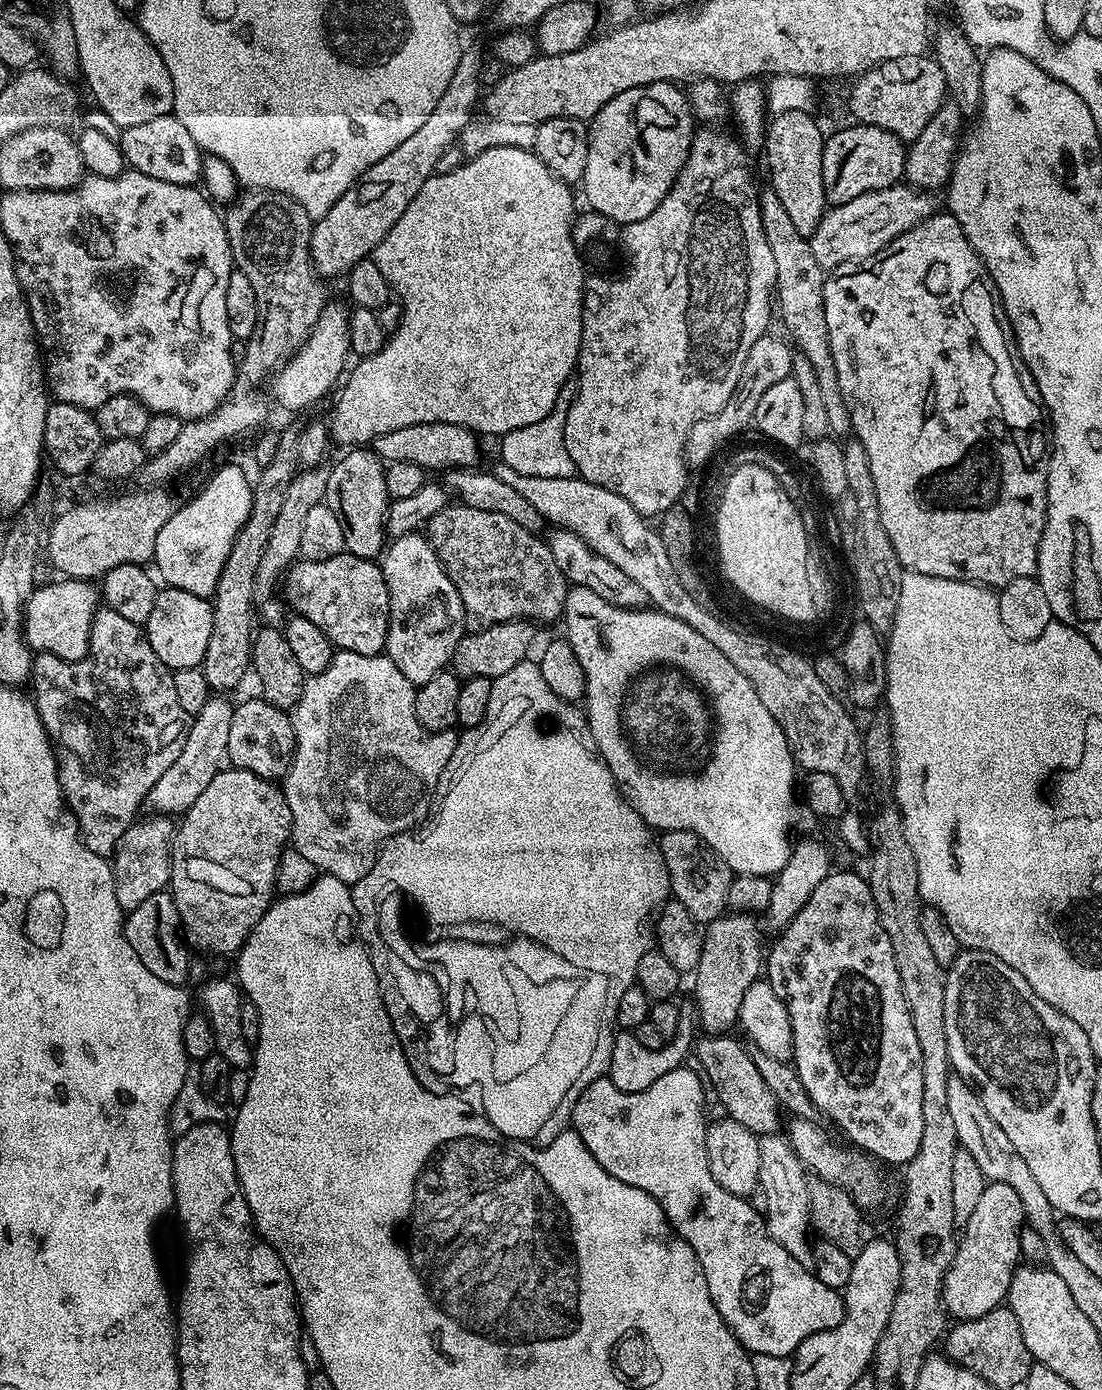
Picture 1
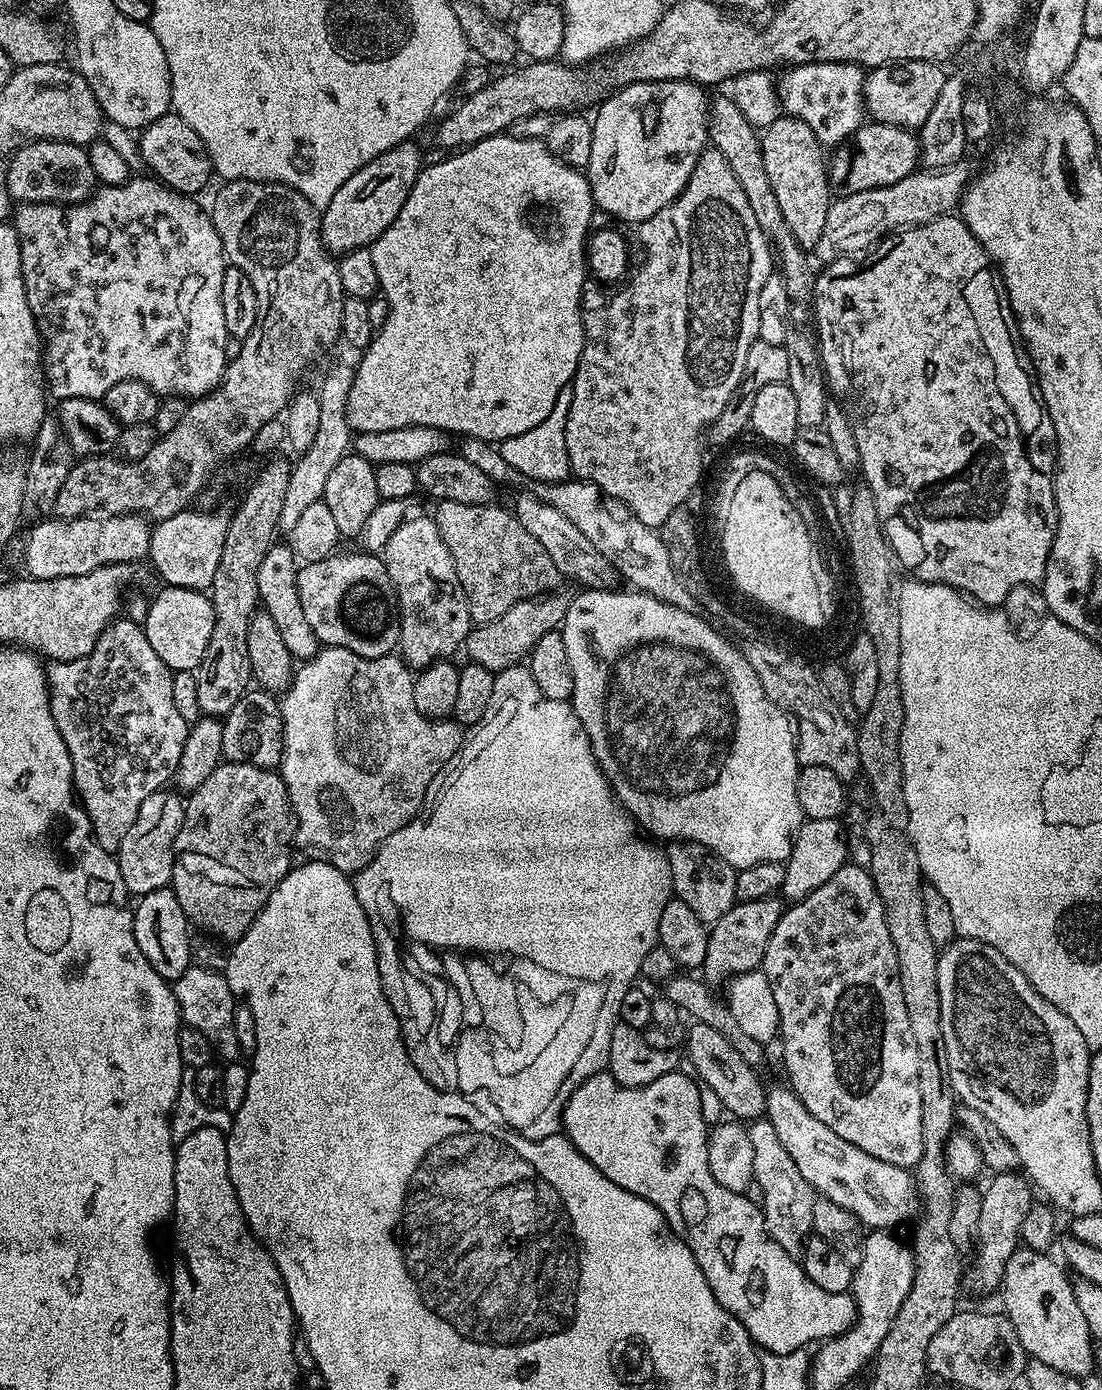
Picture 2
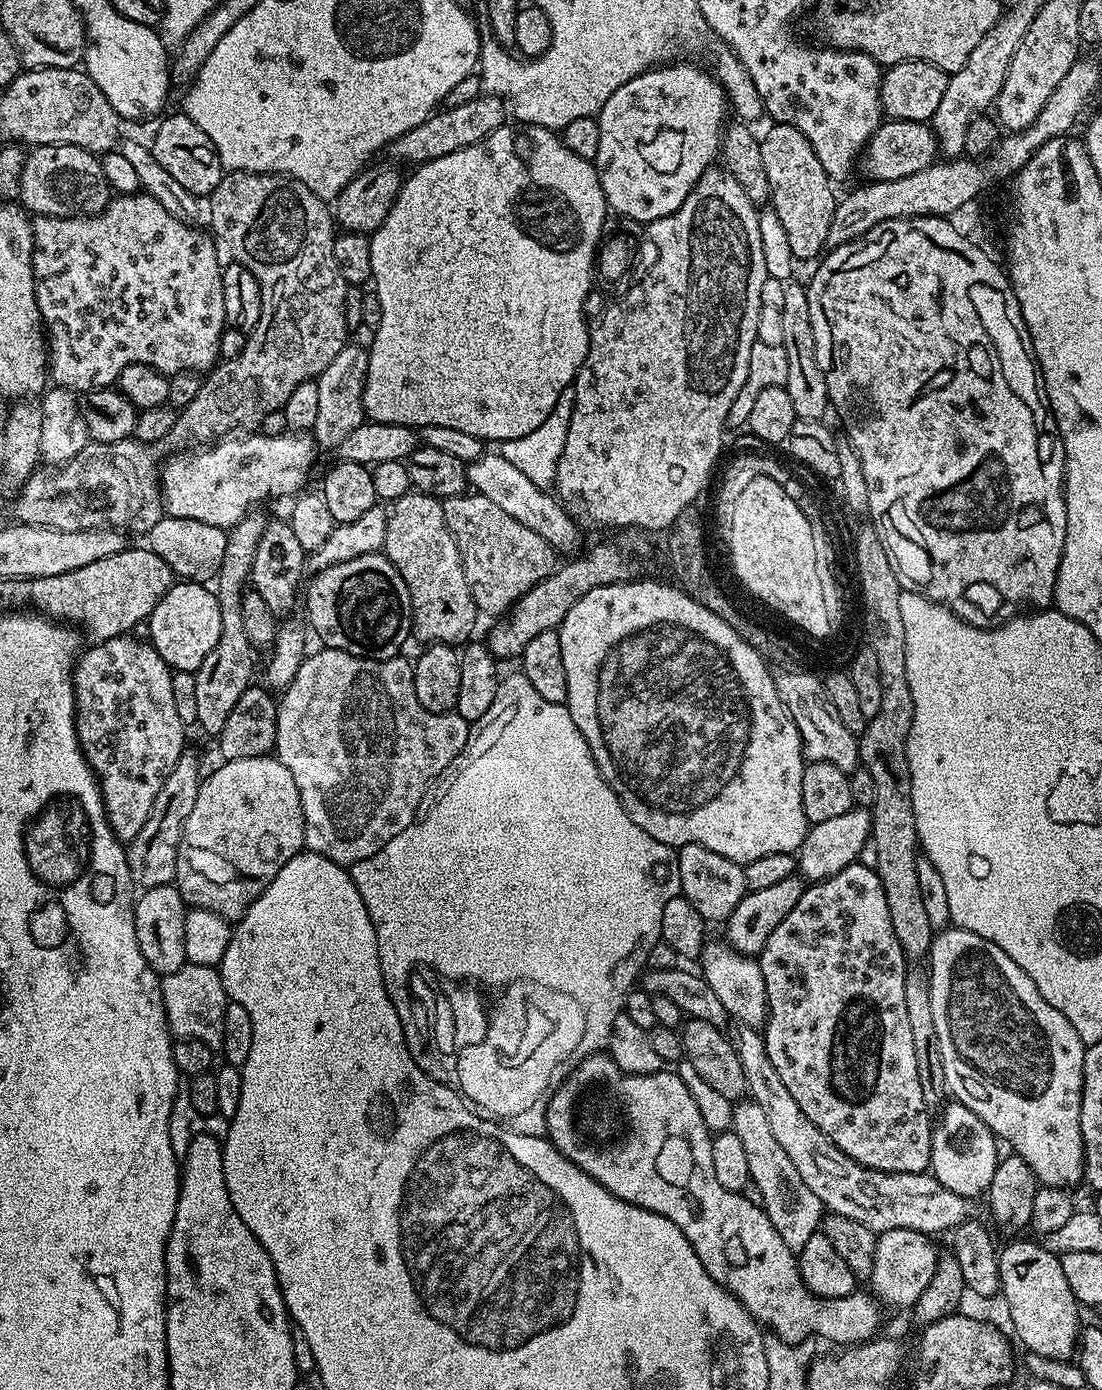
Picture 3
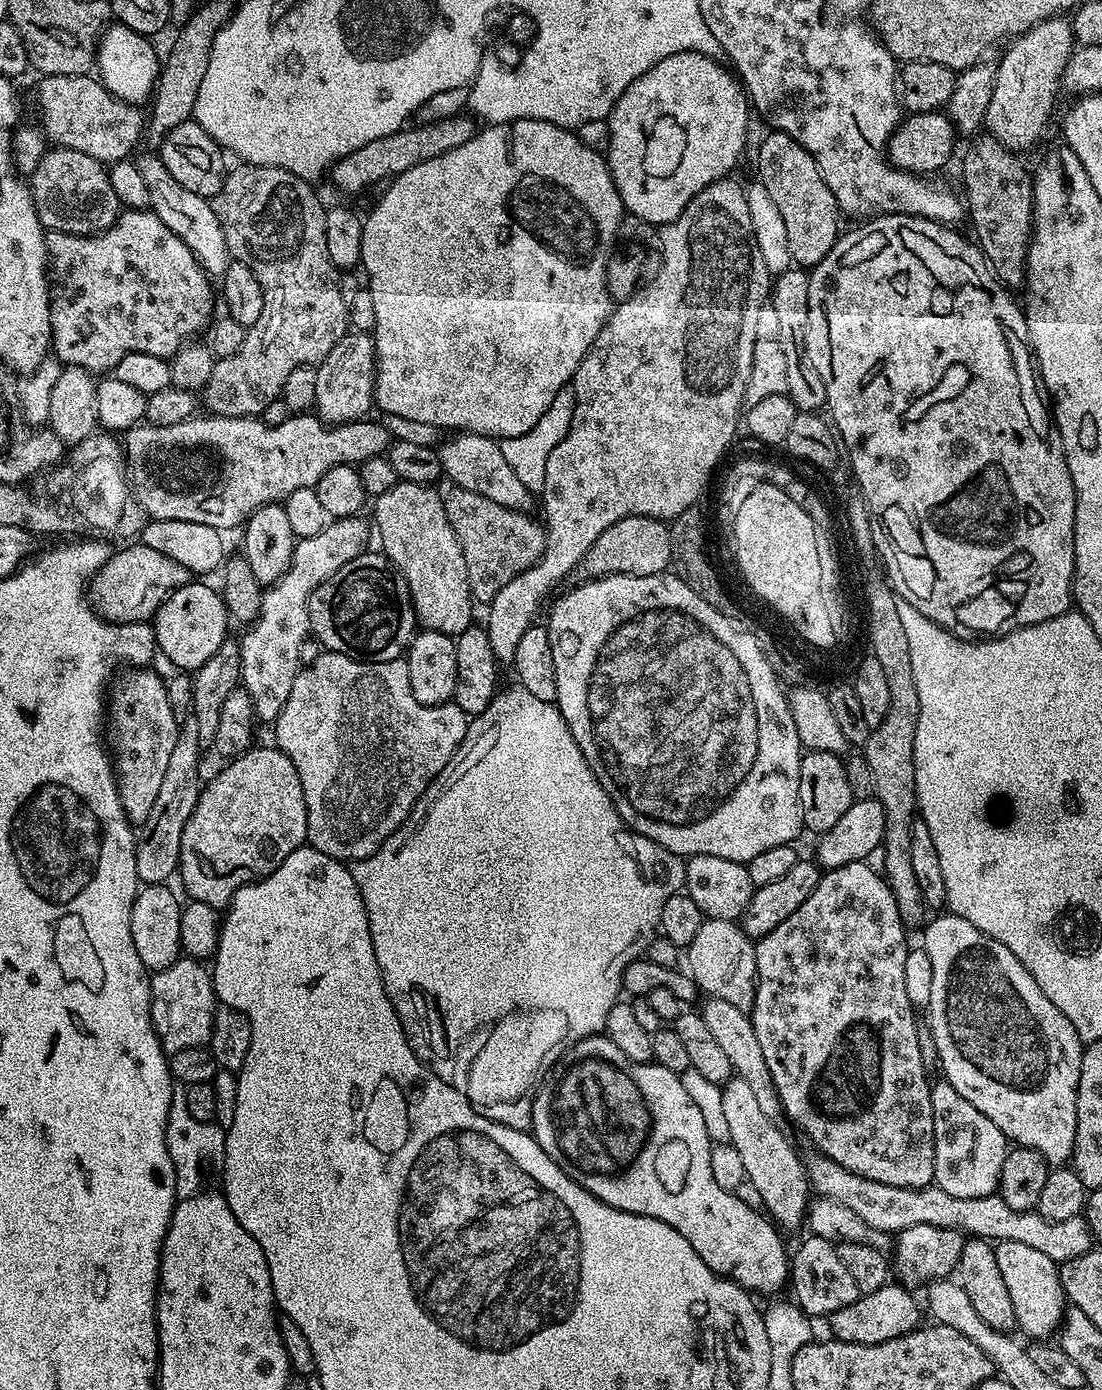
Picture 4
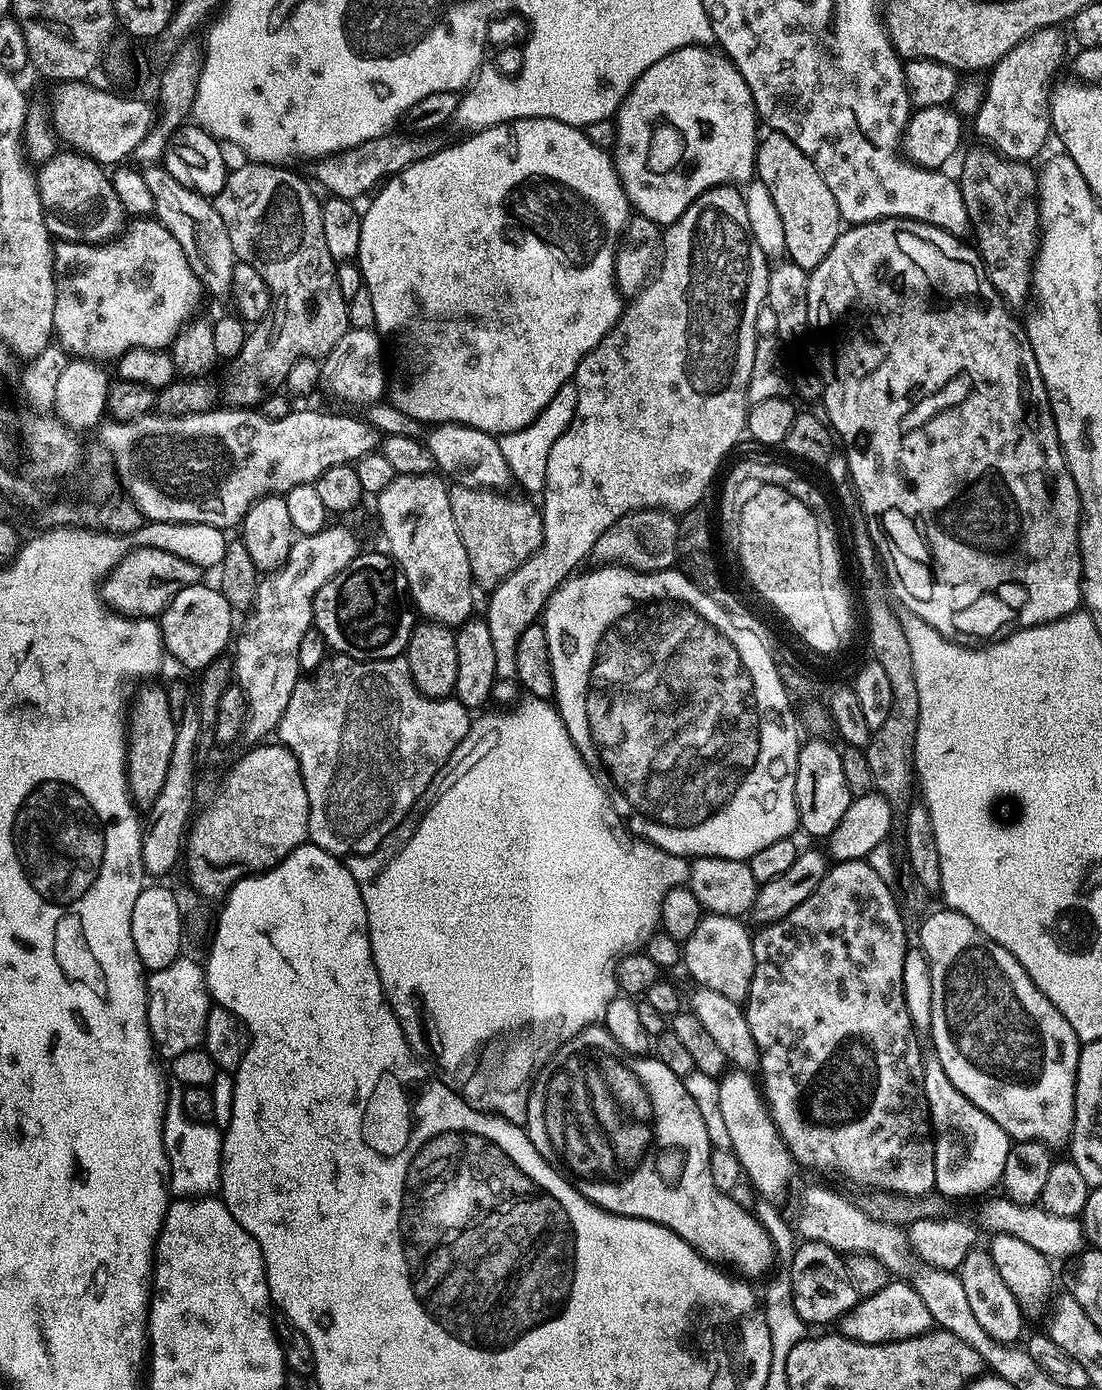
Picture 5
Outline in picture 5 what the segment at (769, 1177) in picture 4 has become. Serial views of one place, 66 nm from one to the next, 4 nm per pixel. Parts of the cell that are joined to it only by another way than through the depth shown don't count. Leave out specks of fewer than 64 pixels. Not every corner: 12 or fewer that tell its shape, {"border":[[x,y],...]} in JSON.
{"border":[[748,1070],[718,1081],[730,1148],[773,1202],[794,1161]]}

